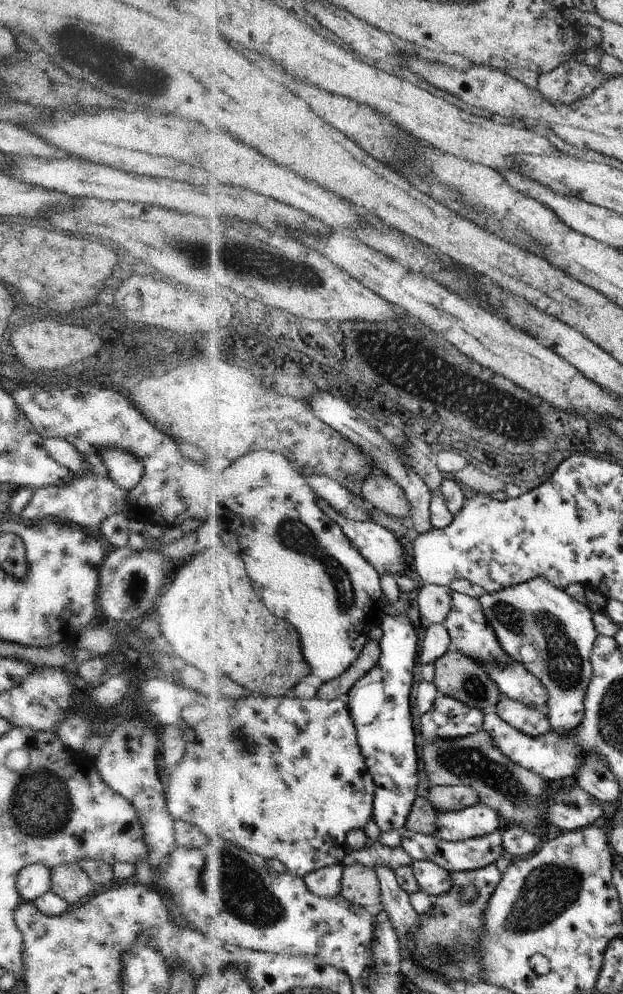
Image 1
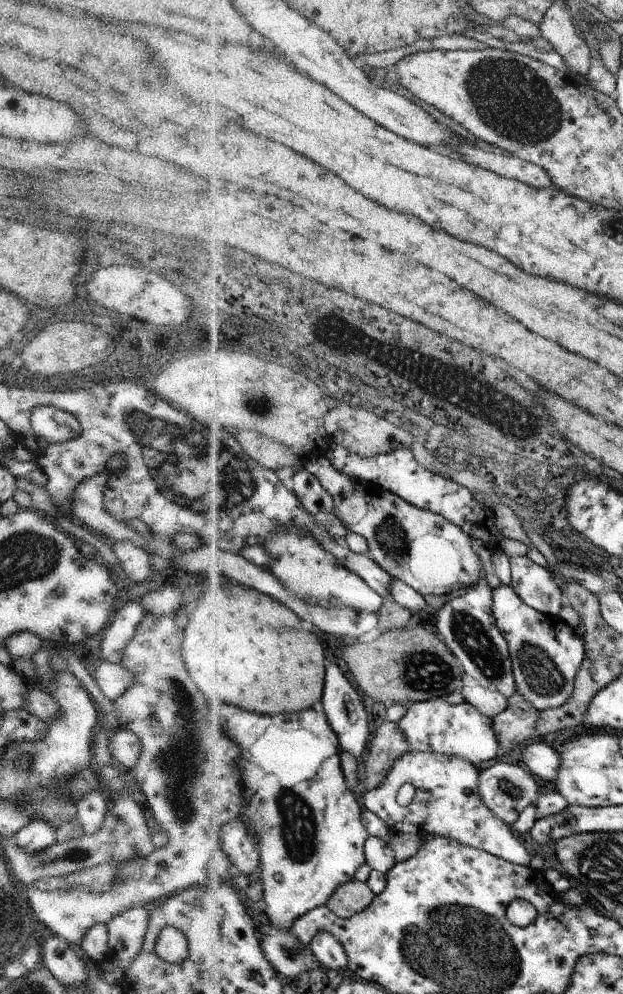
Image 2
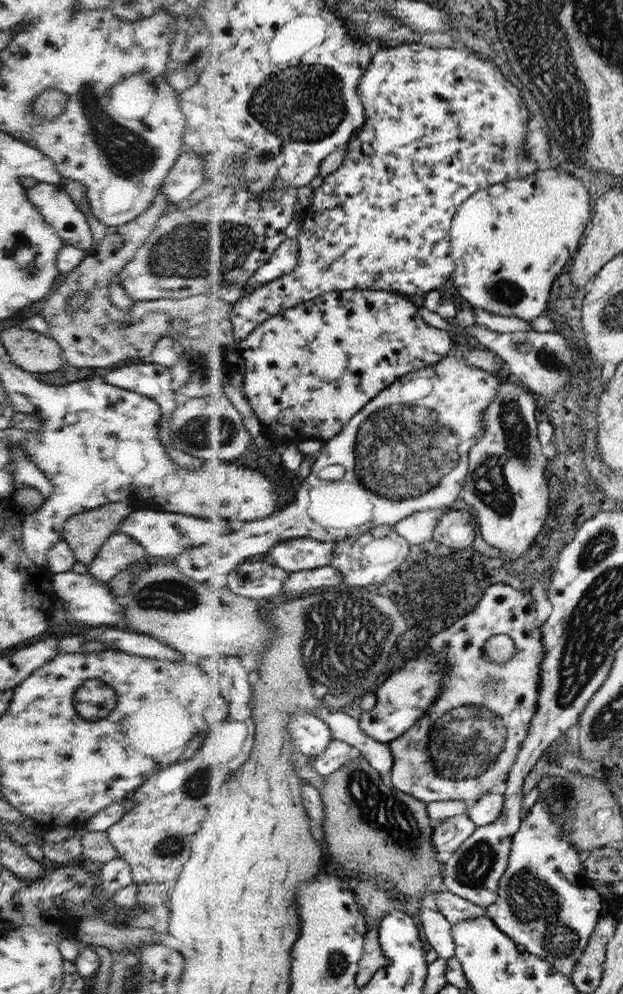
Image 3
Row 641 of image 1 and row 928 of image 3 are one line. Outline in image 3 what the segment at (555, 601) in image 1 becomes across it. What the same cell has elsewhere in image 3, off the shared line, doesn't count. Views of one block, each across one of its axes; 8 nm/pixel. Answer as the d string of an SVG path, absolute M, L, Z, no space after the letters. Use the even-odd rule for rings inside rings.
M538 798L529 813L521 819L520 830L514 834L512 848L508 853L508 865L498 884L497 899L494 904L486 907L486 917L490 917L506 936L516 941L520 949L546 958L558 972L571 978L602 914L603 900L598 891L590 888L586 876L582 876L580 858L574 844L568 842L564 828L566 819L568 812L552 814L548 804Z

